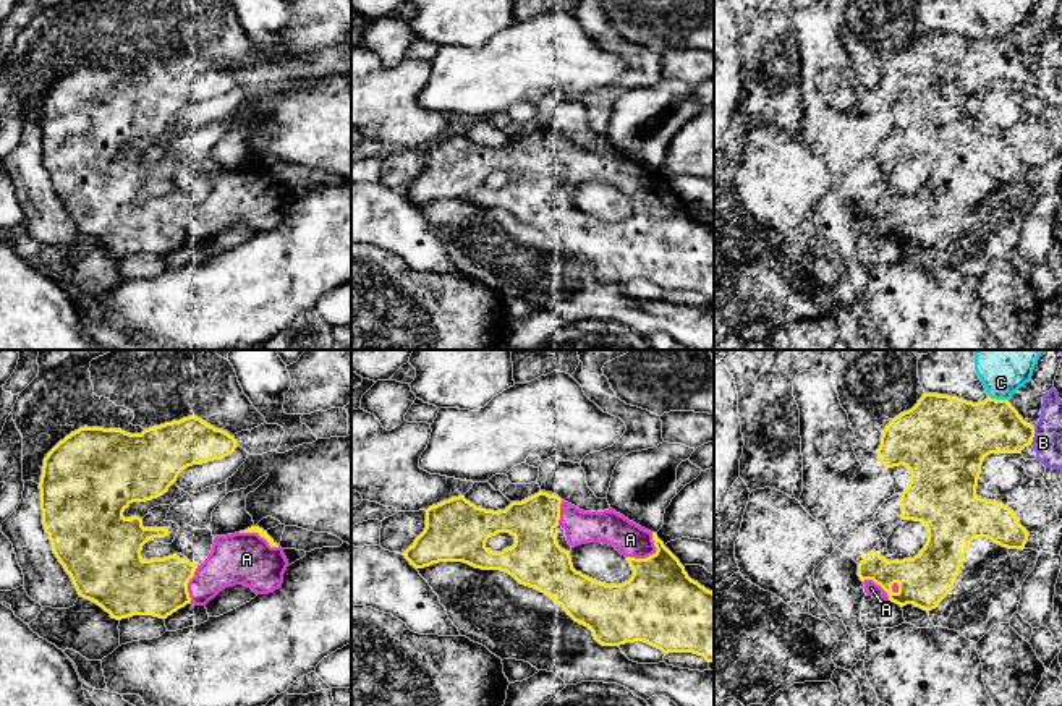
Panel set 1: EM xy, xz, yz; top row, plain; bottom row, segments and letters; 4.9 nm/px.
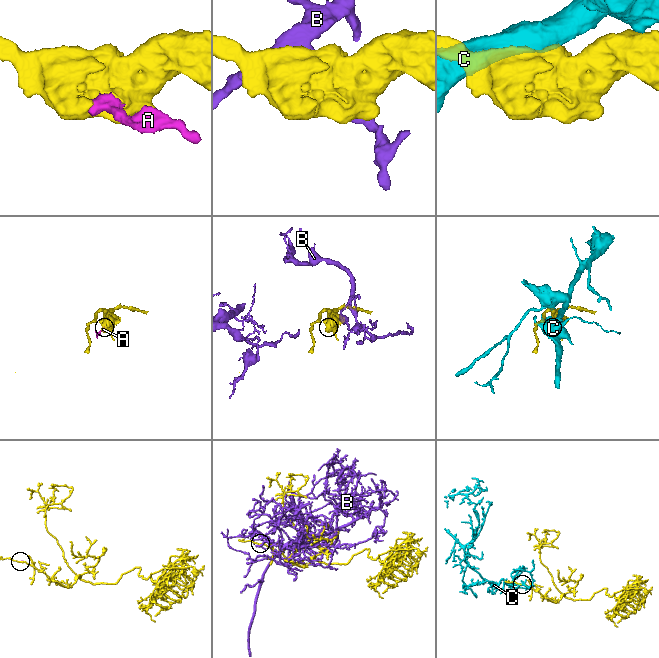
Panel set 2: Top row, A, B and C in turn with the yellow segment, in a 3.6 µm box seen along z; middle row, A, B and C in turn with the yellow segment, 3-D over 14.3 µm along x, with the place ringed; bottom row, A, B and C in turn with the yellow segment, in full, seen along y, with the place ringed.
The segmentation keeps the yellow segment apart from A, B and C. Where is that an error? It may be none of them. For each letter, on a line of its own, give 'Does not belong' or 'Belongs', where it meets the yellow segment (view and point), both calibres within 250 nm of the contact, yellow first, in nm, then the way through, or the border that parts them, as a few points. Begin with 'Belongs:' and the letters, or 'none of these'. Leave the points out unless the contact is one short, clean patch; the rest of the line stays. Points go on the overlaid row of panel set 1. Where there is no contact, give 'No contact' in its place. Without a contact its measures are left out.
Belongs: A
A: Belongs. Touches yellow at xz (649, 556). Thickness 400 nm (yellow) against 170 nm
B: Does not belong. Touches yellow at yz (1033, 436). Thickness 280 nm (yellow) against 140 nm
C: Does not belong. Touches yellow at yz (999, 400). Thickness 320 nm (yellow) against 320 nm

